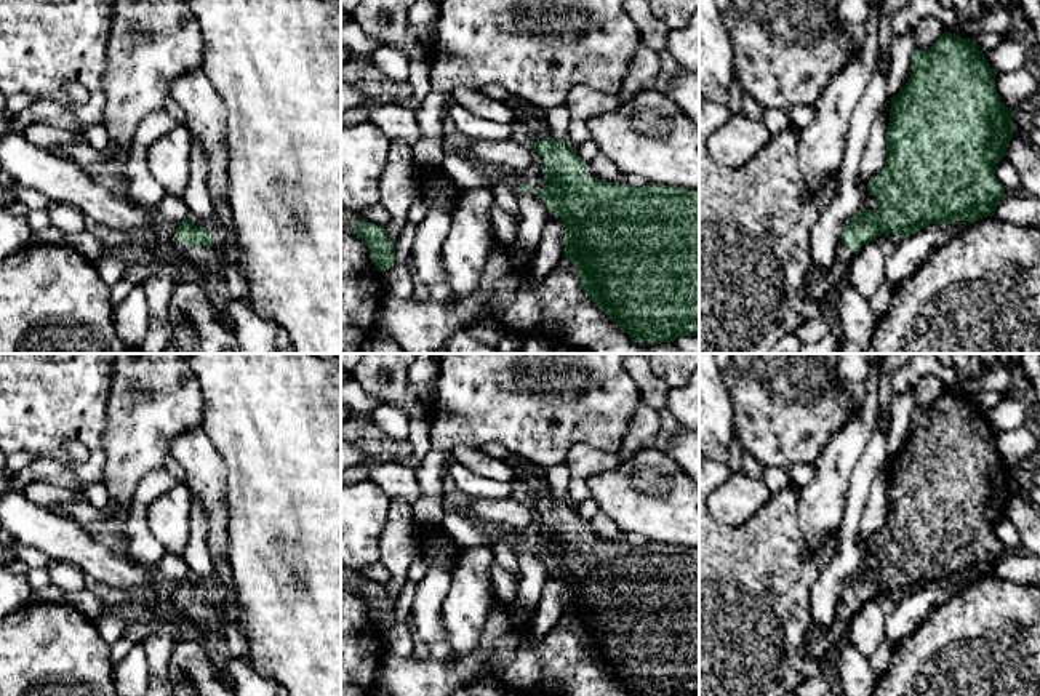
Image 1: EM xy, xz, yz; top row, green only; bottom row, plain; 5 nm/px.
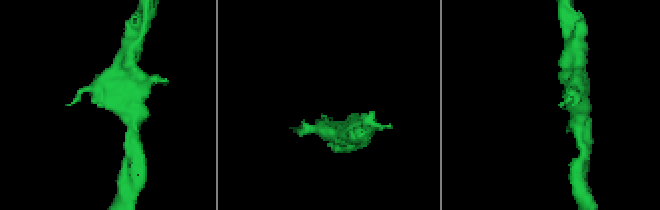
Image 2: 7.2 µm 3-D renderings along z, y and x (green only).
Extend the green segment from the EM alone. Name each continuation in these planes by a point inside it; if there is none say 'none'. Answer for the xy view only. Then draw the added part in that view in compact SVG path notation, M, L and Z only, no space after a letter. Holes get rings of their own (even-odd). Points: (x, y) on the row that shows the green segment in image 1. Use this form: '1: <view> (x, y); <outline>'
1: xy (205, 260); M174 226L168 230L174 253L190 261L195 266L197 272L202 275L208 275L221 269L221 261L213 248L174 242L173 238L176 237L178 229L179 226Z

